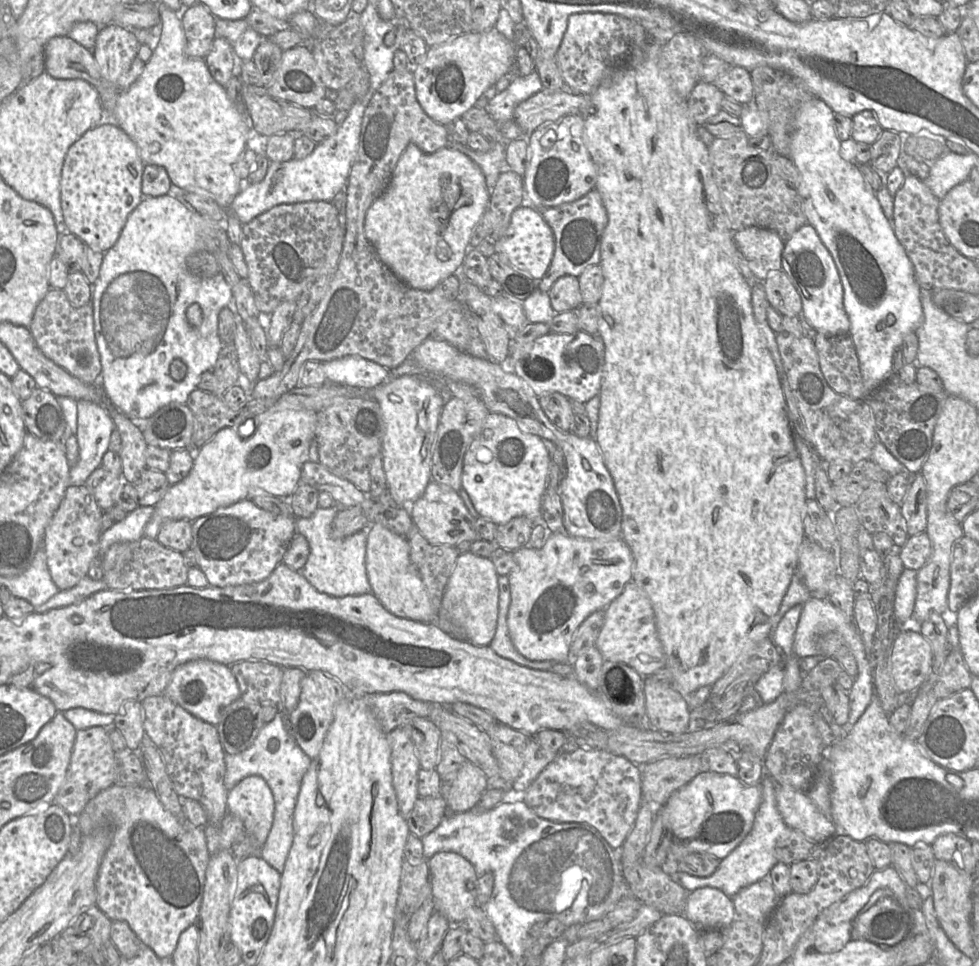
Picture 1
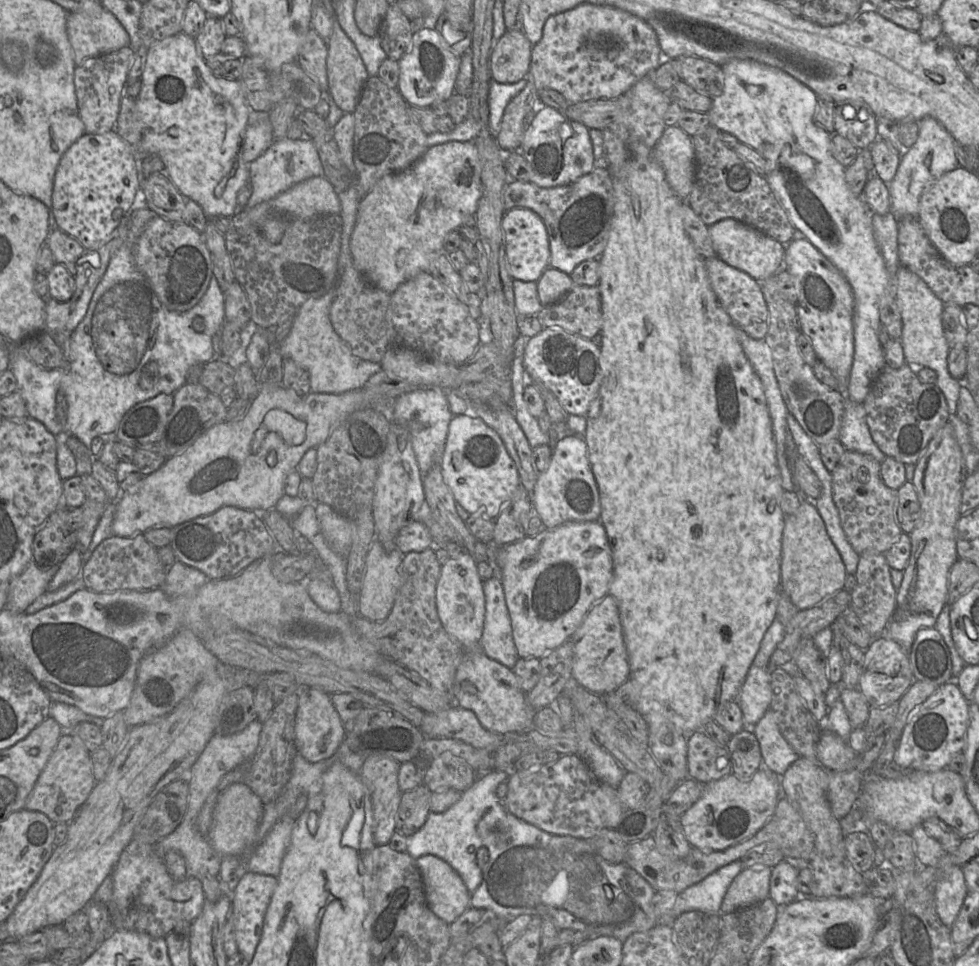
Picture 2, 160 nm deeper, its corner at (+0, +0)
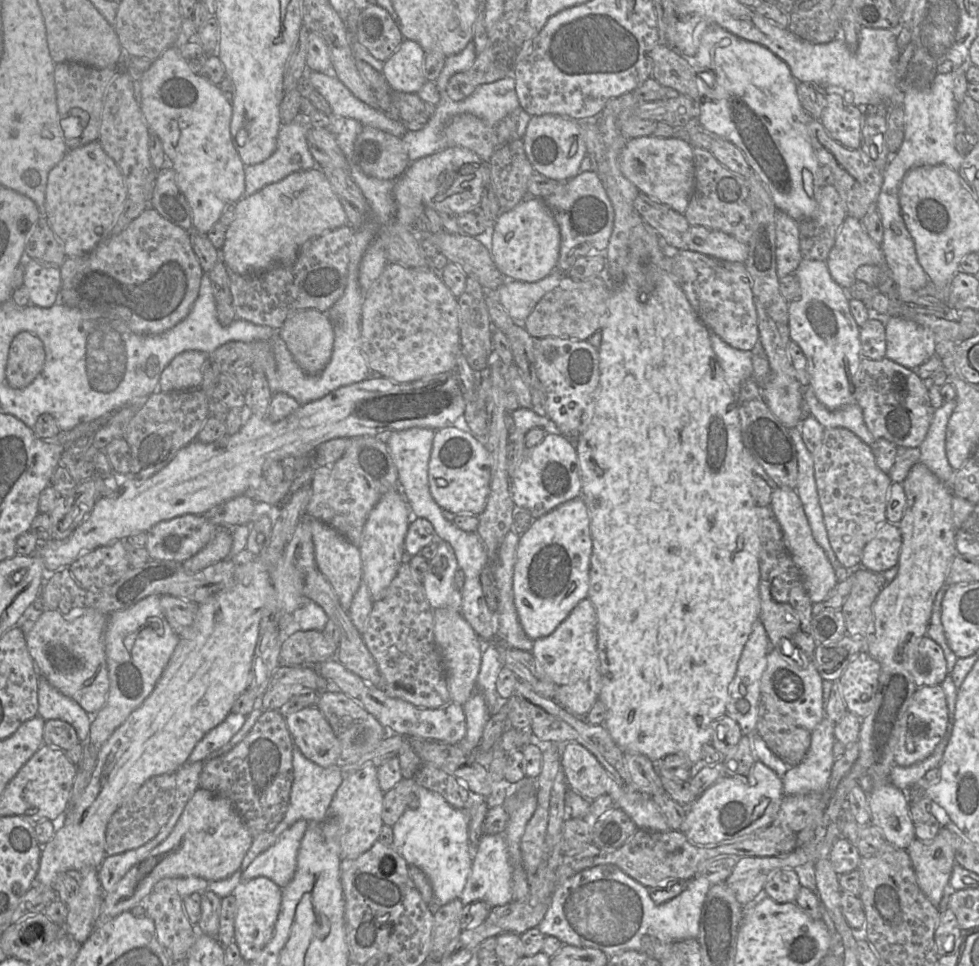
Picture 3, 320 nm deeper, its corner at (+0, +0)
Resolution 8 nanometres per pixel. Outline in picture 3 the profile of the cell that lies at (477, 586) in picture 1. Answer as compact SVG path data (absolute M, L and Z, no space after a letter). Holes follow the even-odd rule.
M442 542L436 555L429 561L427 570L421 573L426 598L433 609L450 607L461 611L462 592L455 584L455 574L460 570L454 550L447 542Z

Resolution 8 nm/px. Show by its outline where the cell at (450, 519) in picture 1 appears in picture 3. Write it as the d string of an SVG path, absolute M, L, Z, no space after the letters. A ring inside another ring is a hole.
M583 495L566 501L536 518L517 545L513 572L513 597L519 622L533 641L547 637L569 616L577 604L588 598L593 538L588 506Z

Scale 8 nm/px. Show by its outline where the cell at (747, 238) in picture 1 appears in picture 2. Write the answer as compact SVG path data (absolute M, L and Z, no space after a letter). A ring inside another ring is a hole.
M725 219L709 226L709 234L716 256L746 272L757 282L775 275L783 268L785 245L750 225L735 219Z

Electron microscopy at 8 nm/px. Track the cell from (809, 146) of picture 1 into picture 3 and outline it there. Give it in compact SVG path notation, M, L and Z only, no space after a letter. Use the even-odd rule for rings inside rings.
M707 24L703 29L700 35L700 44L697 53L693 58L689 58L696 67L701 67L705 69L705 71L710 71L713 75L713 84L708 87L705 85L700 78L698 77L698 85L700 85L700 101L697 102L699 104L699 127L703 128L708 133L712 133L716 135L716 137L720 137L725 139L731 143L733 143L737 148L739 148L744 154L746 161L749 166L753 170L755 174L757 174L760 181L764 184L764 186L769 191L775 206L778 210L785 212L798 223L805 221L813 216L817 209L817 201L814 197L810 197L805 189L804 189L804 181L803 181L803 170L809 170L813 175L813 185L814 190L820 190L823 186L825 186L822 182L822 166L818 162L816 155L813 151L810 137L807 130L807 123L813 119L807 112L802 108L798 95L797 95L797 81L793 77L790 68L781 58L772 53L769 49L764 46L751 42L740 37L735 36L734 34L726 31L722 27L717 24Z

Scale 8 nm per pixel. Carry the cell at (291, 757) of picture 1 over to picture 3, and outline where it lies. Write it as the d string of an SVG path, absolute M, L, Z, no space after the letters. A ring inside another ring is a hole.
M300 819L284 830L275 843L251 862L242 873L241 882L263 876L280 888L287 886L296 872L298 851L309 824Z

